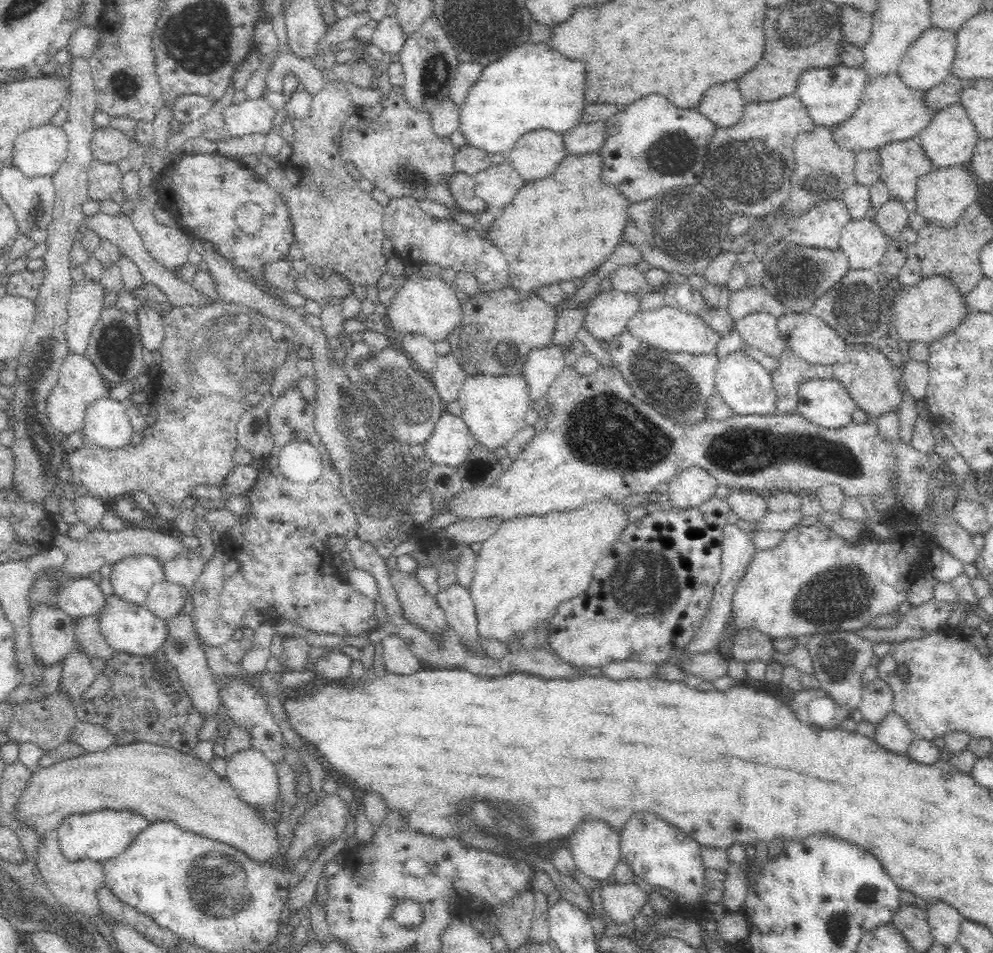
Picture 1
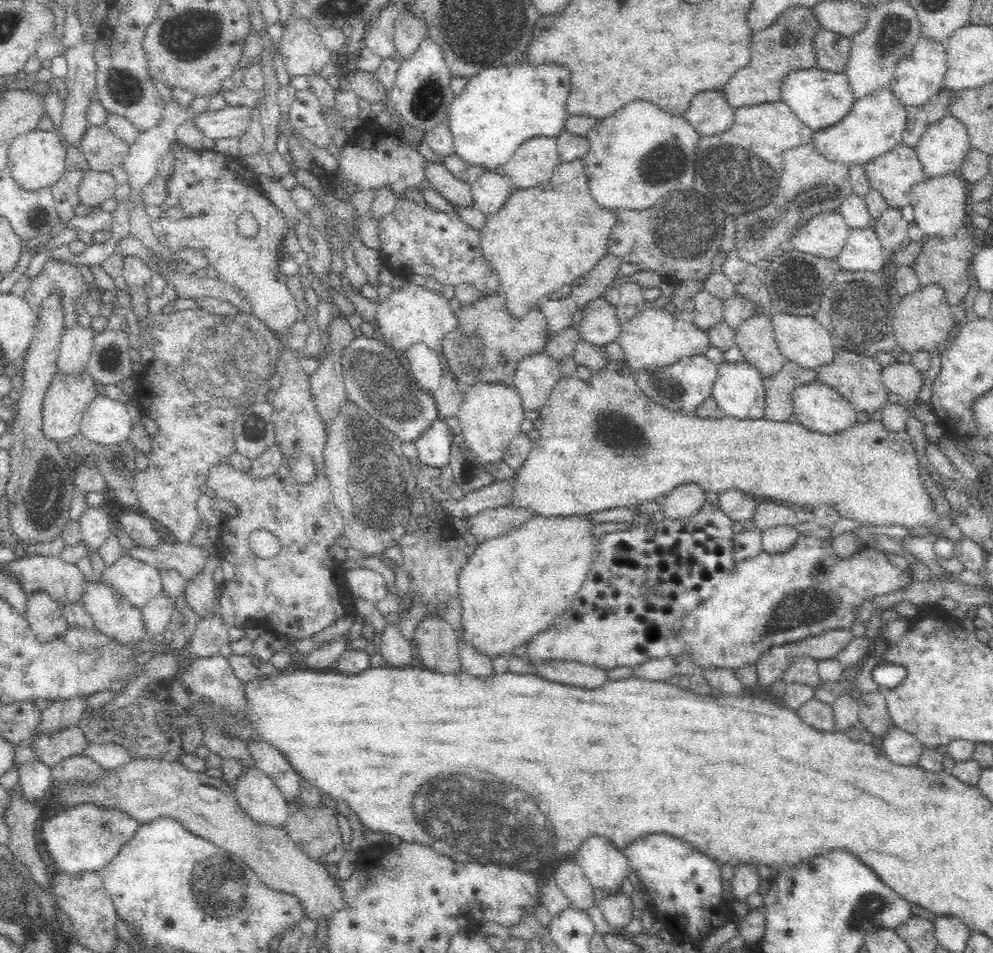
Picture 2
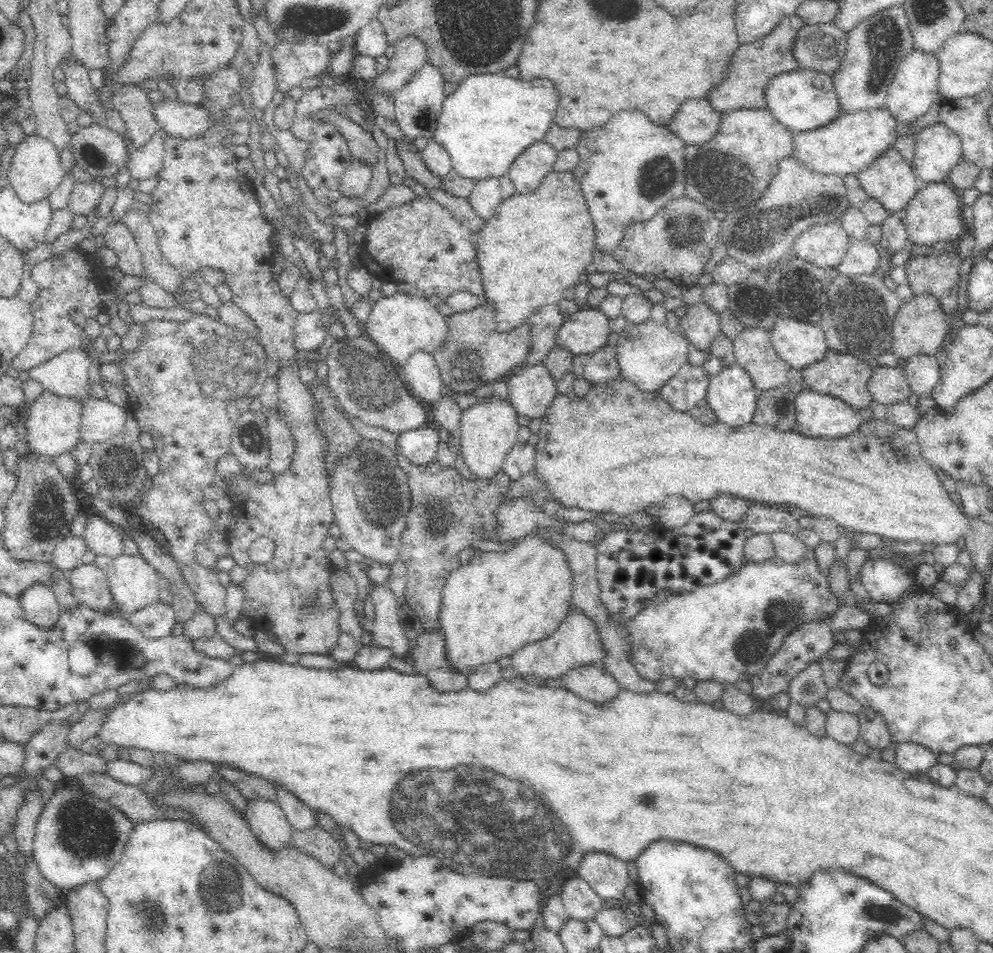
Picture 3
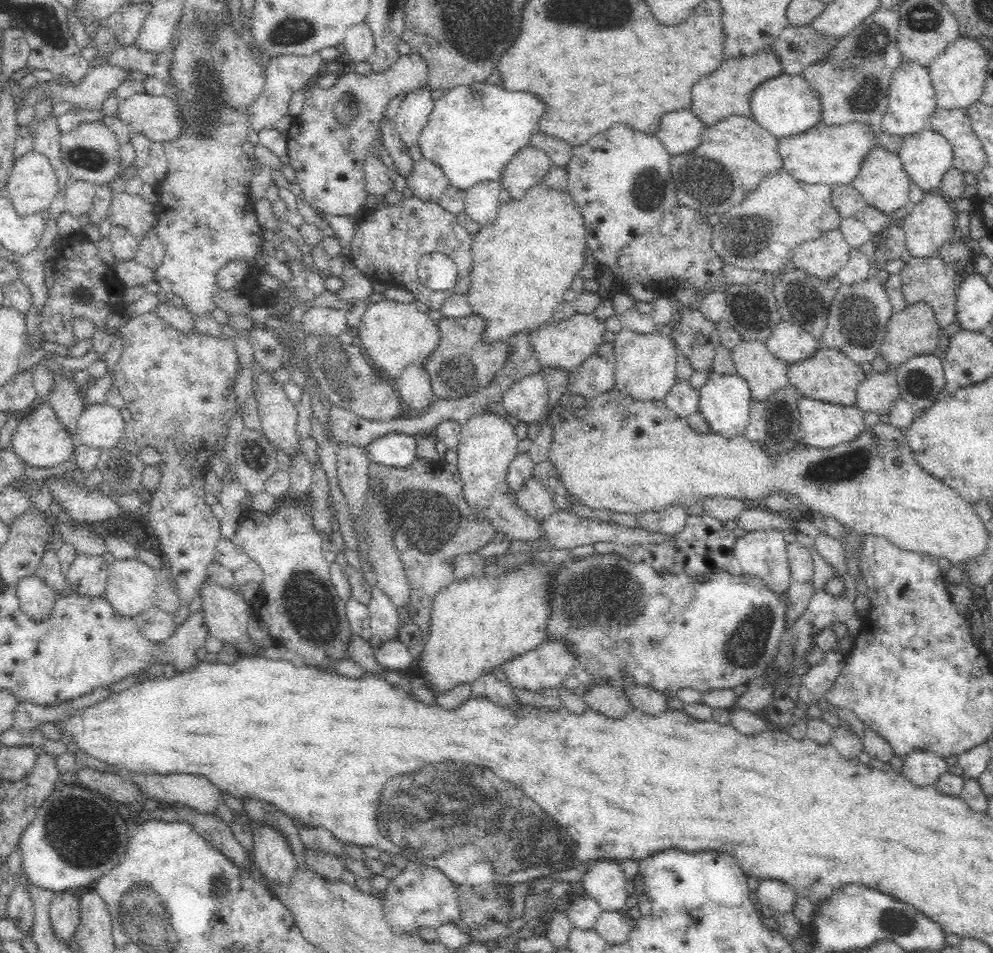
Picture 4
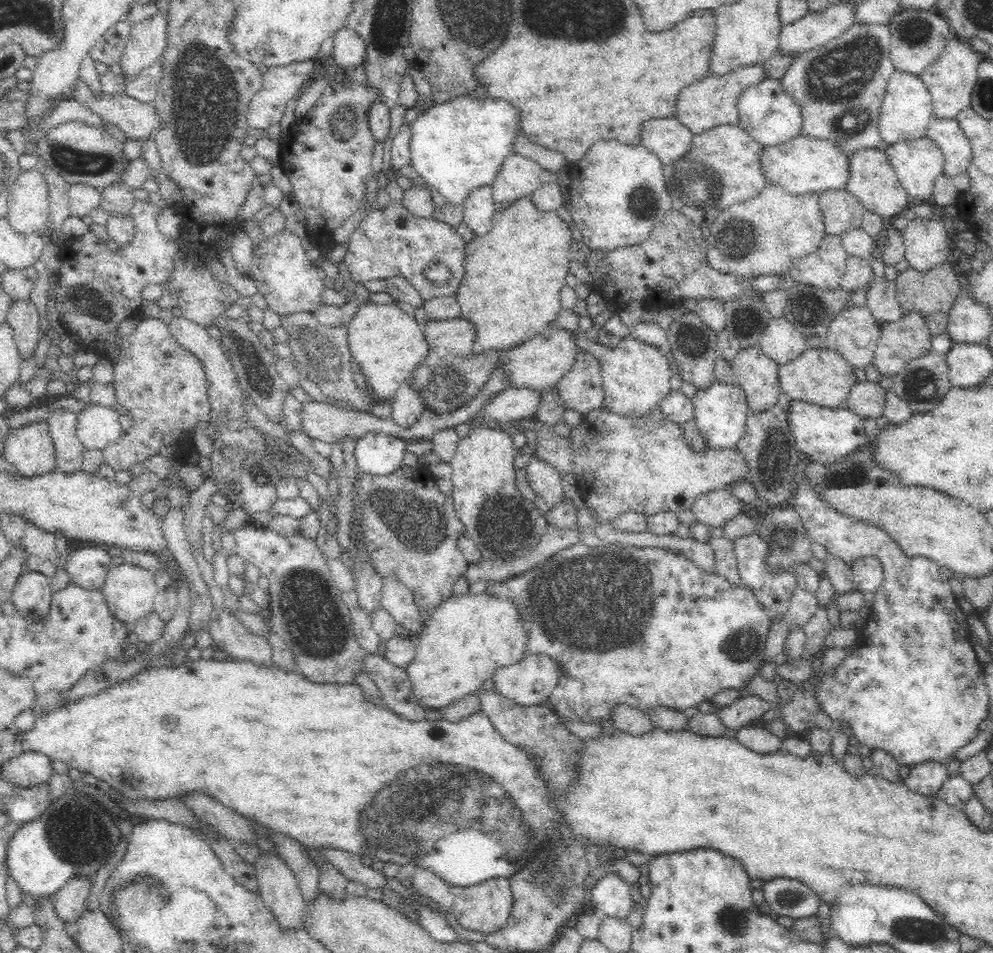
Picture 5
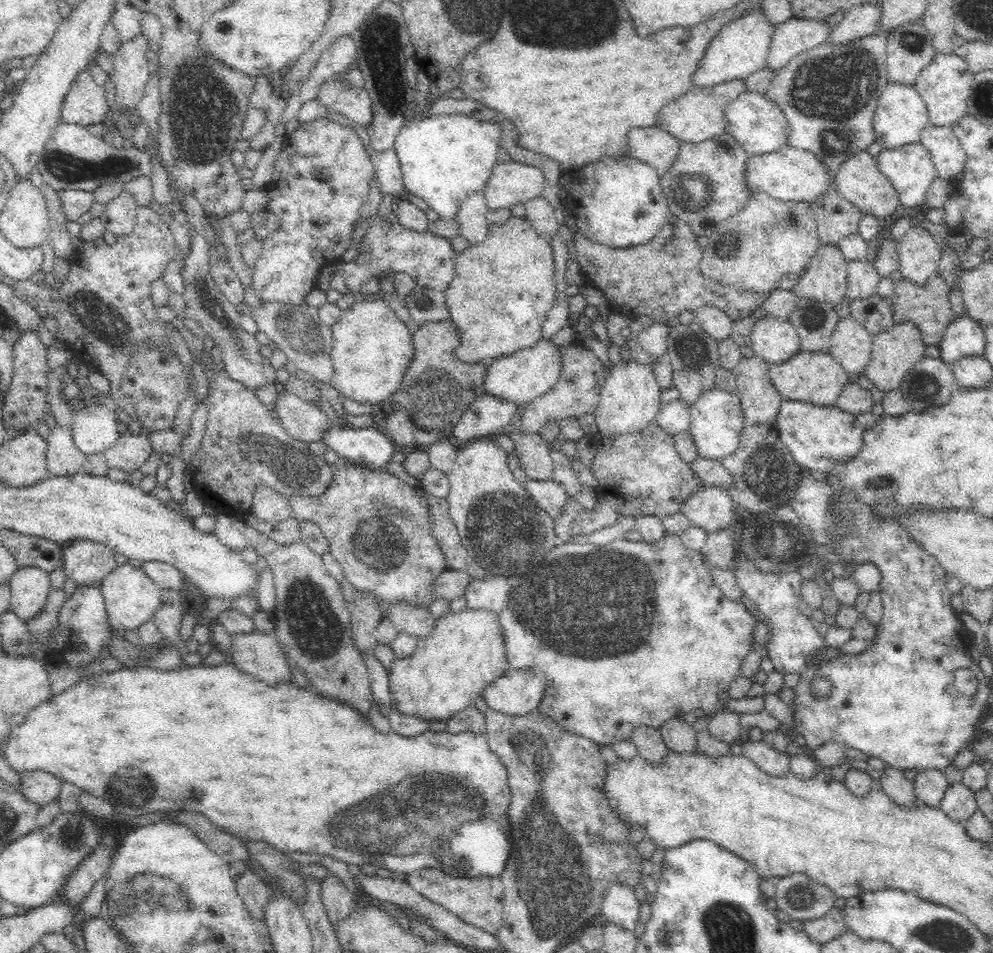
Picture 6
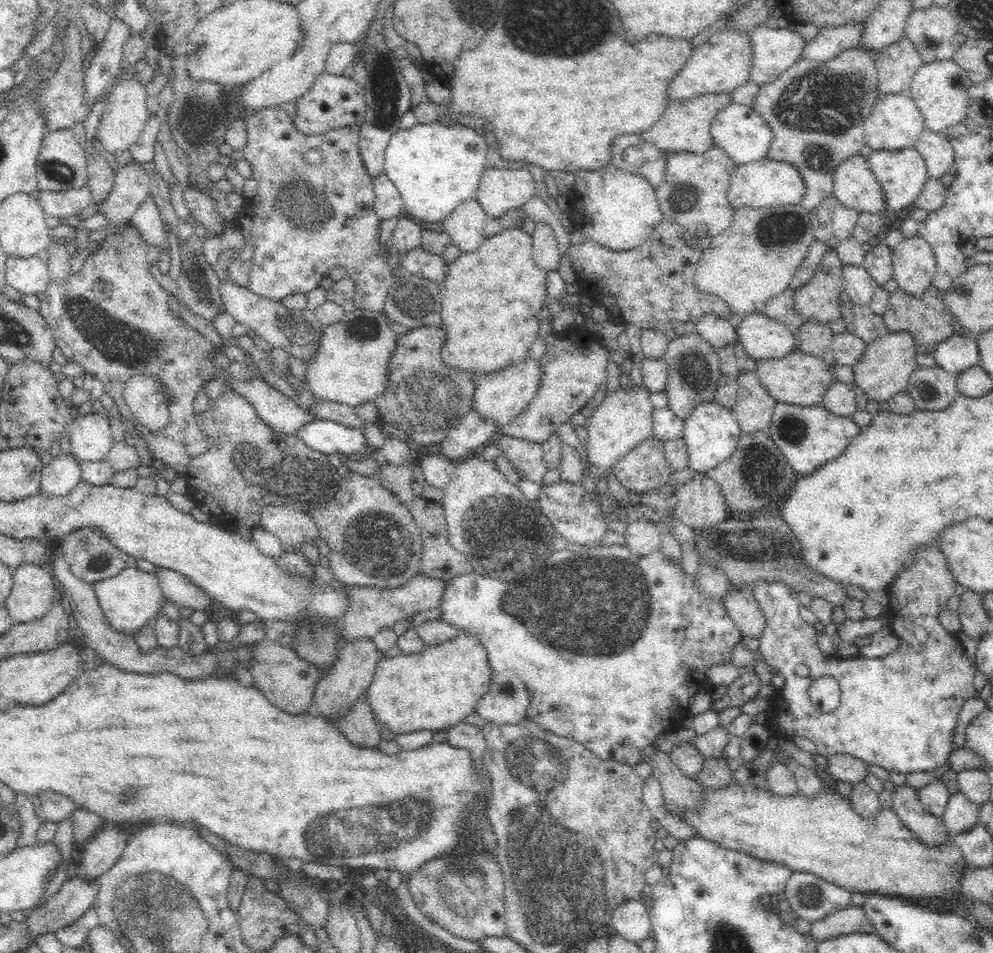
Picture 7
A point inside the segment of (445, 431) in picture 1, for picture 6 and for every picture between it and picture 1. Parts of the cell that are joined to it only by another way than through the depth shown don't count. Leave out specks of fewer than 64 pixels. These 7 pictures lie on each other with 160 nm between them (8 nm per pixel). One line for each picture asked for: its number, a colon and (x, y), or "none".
2: (434, 448)
3: (420, 446)
4: (399, 449)
5: (380, 454)
6: (371, 449)

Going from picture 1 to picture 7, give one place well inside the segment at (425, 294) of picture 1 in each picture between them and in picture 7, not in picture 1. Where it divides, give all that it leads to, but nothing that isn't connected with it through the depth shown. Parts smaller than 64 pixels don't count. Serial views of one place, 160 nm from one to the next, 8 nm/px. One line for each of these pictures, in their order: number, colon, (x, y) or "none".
2: (412, 313)
3: (403, 322)
4: (393, 333)
5: (388, 343)
6: (374, 350)
7: (353, 363)

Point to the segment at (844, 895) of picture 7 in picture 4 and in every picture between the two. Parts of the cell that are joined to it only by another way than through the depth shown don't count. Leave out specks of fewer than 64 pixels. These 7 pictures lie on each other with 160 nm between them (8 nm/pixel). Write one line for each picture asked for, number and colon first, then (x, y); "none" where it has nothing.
4: (774, 896)
5: (787, 897)
6: (800, 897)

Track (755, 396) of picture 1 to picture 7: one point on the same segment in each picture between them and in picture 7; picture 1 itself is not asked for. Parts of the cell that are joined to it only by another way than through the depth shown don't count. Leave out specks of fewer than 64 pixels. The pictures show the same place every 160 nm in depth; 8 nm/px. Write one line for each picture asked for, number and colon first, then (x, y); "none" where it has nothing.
2: (739, 390)
3: (732, 393)
4: (725, 399)
5: (721, 409)
6: (717, 419)
7: (711, 431)

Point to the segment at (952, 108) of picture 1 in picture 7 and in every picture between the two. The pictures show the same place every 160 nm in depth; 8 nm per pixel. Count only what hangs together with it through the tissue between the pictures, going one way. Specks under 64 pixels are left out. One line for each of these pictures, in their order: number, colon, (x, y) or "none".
2: (942, 148)
3: (939, 150)
4: (927, 155)
5: (918, 161)
6: (911, 168)
7: (903, 174)

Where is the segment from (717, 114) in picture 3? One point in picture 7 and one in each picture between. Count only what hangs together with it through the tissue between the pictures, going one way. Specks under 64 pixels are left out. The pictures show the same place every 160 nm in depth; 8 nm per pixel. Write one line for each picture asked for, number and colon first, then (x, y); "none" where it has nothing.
4: (681, 130)
5: (668, 137)
6: (654, 144)
7: (654, 167)

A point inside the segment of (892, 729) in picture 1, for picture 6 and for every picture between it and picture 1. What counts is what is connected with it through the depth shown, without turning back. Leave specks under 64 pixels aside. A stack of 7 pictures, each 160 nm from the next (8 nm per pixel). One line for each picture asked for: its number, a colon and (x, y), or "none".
2: (899, 745)
3: (910, 756)
4: (920, 767)
5: (926, 778)
6: (929, 785)

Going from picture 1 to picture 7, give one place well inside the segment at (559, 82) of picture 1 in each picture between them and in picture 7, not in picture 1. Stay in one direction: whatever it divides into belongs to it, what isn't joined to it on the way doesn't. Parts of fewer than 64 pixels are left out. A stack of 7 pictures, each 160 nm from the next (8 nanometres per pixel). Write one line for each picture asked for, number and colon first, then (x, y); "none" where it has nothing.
2: (501, 107)
3: (489, 119)
4: (475, 129)
5: (457, 145)
6: (444, 157)
7: (436, 167)

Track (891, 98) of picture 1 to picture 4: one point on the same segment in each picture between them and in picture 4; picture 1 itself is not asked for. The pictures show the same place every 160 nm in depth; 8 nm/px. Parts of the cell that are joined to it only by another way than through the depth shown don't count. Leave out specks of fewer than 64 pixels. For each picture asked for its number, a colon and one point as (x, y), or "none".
2: (877, 121)
3: (850, 143)
4: (831, 153)

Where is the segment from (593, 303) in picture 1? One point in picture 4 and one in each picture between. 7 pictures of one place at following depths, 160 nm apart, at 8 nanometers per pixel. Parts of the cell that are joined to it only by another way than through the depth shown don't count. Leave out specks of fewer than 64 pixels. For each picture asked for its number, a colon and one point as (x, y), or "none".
2: (600, 325)
3: (587, 330)
4: (567, 342)

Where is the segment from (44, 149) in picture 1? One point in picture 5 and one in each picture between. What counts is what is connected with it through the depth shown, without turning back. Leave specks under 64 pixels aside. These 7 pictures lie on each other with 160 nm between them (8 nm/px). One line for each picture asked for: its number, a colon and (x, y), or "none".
2: (36, 159)
3: (34, 169)
4: (33, 183)
5: (28, 199)

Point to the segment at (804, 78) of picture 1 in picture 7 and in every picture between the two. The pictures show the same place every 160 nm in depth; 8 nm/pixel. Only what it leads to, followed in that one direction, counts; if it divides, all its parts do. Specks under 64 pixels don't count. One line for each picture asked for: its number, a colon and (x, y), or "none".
2: (820, 97)
3: (804, 99)
4: (789, 104)
5: (773, 115)
6: (756, 119)
7: (746, 135)

